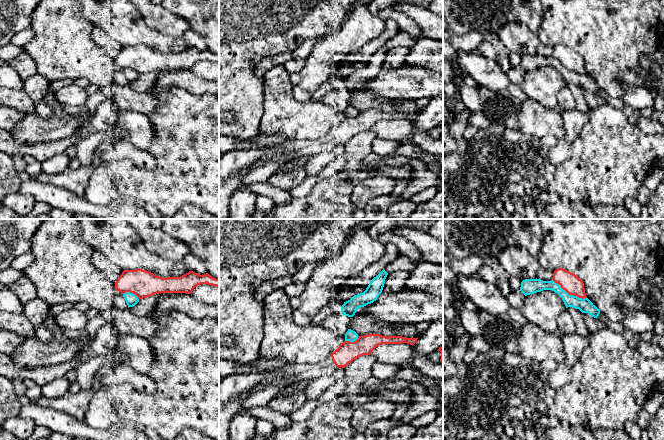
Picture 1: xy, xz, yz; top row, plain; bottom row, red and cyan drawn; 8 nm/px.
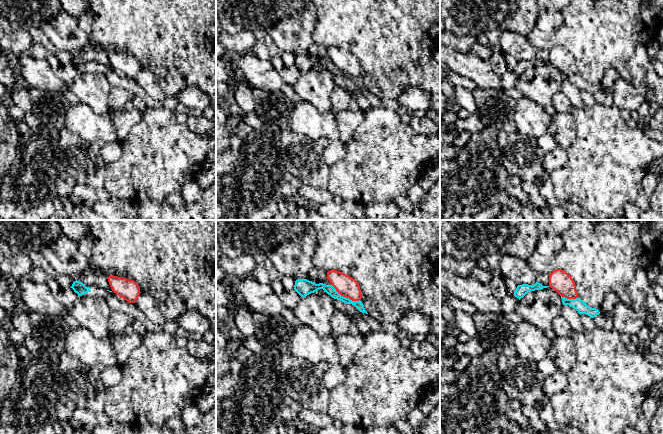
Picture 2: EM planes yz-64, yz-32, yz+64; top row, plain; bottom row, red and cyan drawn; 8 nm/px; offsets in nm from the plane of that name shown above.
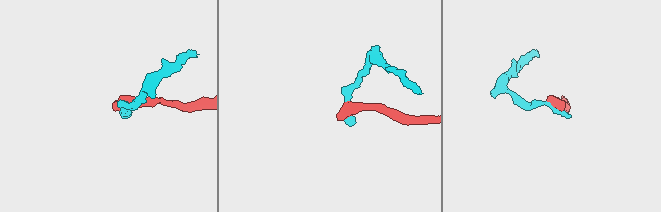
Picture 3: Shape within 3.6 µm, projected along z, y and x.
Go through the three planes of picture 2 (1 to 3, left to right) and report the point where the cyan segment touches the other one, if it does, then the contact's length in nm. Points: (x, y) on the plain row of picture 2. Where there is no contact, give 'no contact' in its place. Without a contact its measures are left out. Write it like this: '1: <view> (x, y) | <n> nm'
1: no contact
2: yz-32 (345, 72) | 260 nm
3: yz+64 (569, 74) | 140 nm

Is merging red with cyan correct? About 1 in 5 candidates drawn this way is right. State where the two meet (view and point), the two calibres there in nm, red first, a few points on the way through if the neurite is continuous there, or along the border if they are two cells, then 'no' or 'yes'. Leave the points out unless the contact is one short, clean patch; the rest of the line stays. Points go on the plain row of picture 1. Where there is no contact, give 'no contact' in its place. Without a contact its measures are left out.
meets red in yz at (569, 70); 150 nm thick on the red side, 110 nm on the other; no

